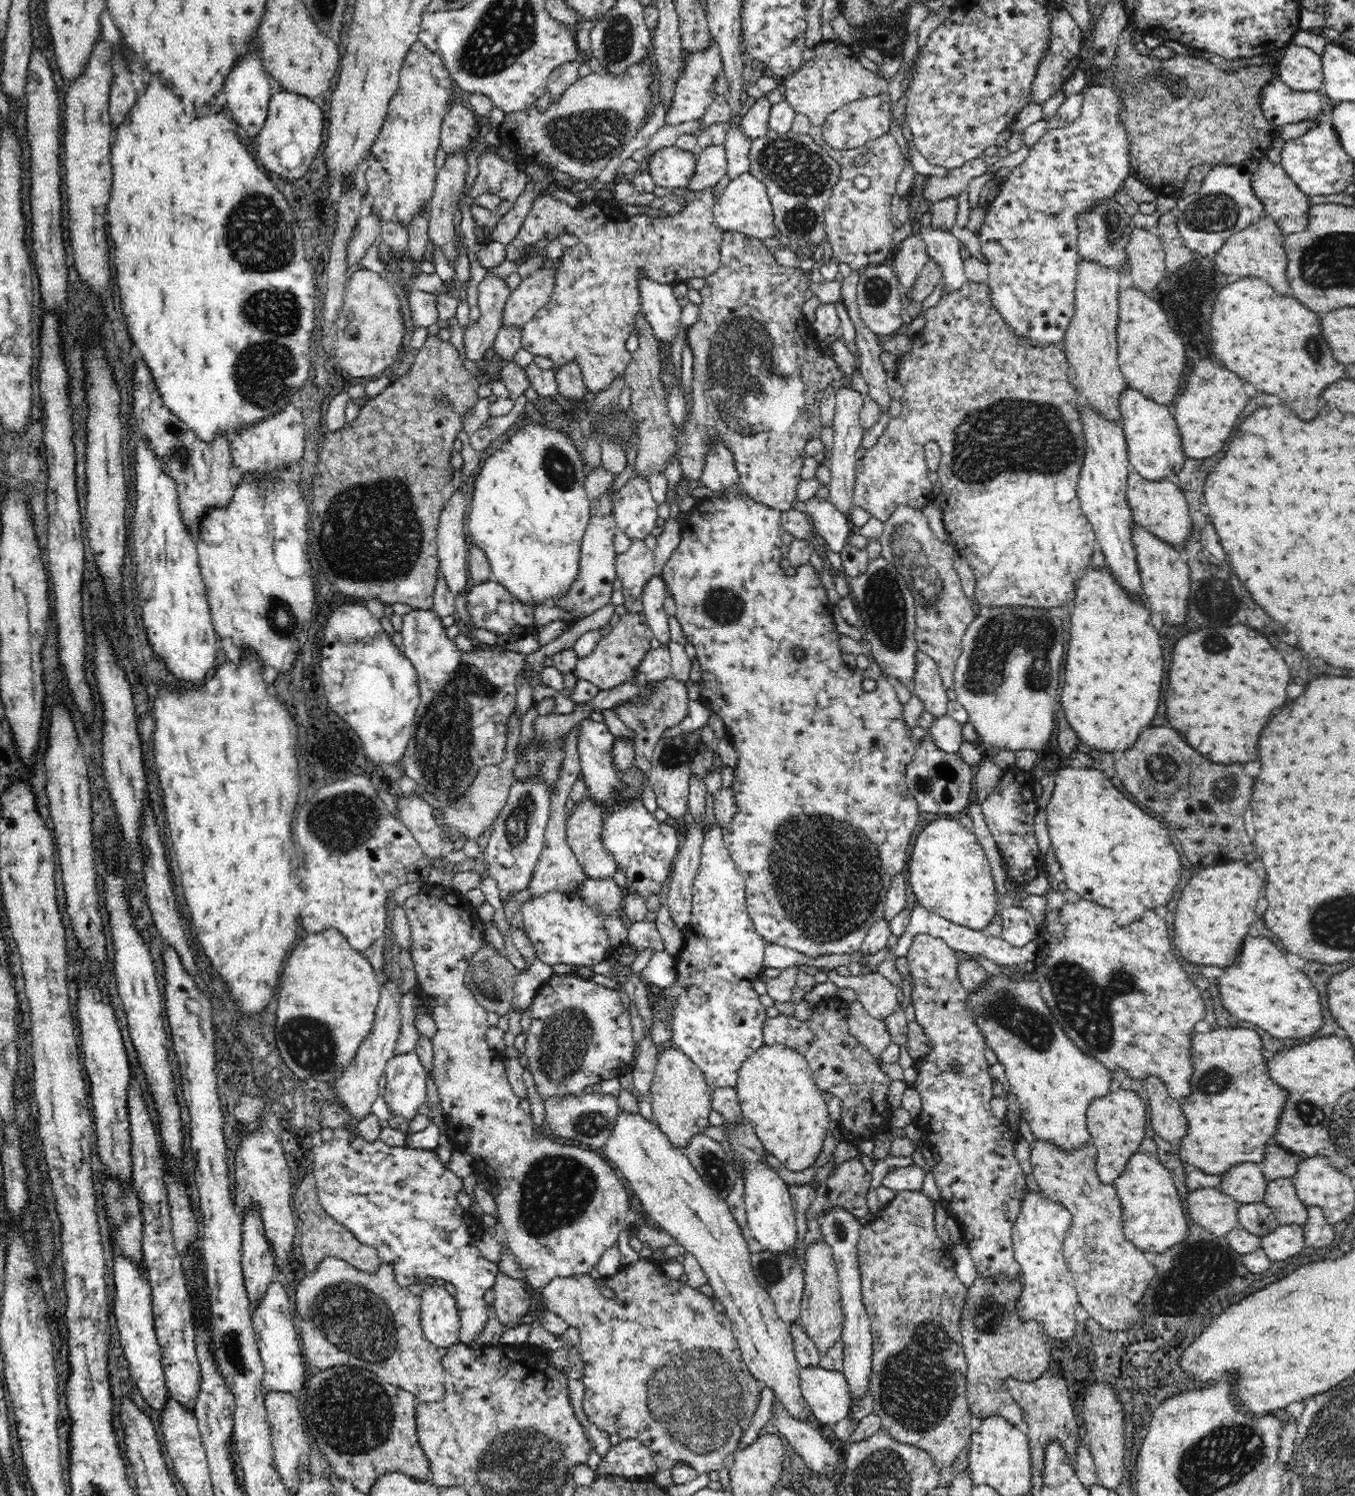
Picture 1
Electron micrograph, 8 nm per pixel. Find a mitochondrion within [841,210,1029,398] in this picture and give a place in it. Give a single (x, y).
(877, 290)

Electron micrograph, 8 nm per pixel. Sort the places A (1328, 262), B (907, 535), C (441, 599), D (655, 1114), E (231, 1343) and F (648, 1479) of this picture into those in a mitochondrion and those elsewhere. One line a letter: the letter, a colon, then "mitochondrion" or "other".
A: mitochondrion
B: mitochondrion
C: other
D: other
E: mitochondrion
F: other

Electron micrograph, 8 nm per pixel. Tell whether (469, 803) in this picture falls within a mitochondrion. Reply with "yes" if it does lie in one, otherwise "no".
yes

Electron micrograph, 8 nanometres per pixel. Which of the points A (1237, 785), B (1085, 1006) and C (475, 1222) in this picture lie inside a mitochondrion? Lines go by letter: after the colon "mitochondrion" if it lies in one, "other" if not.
A: mitochondrion
B: mitochondrion
C: other

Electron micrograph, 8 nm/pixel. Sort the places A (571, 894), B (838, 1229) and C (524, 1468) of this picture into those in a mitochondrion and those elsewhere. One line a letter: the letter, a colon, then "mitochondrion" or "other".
A: other
B: mitochondrion
C: mitochondrion

